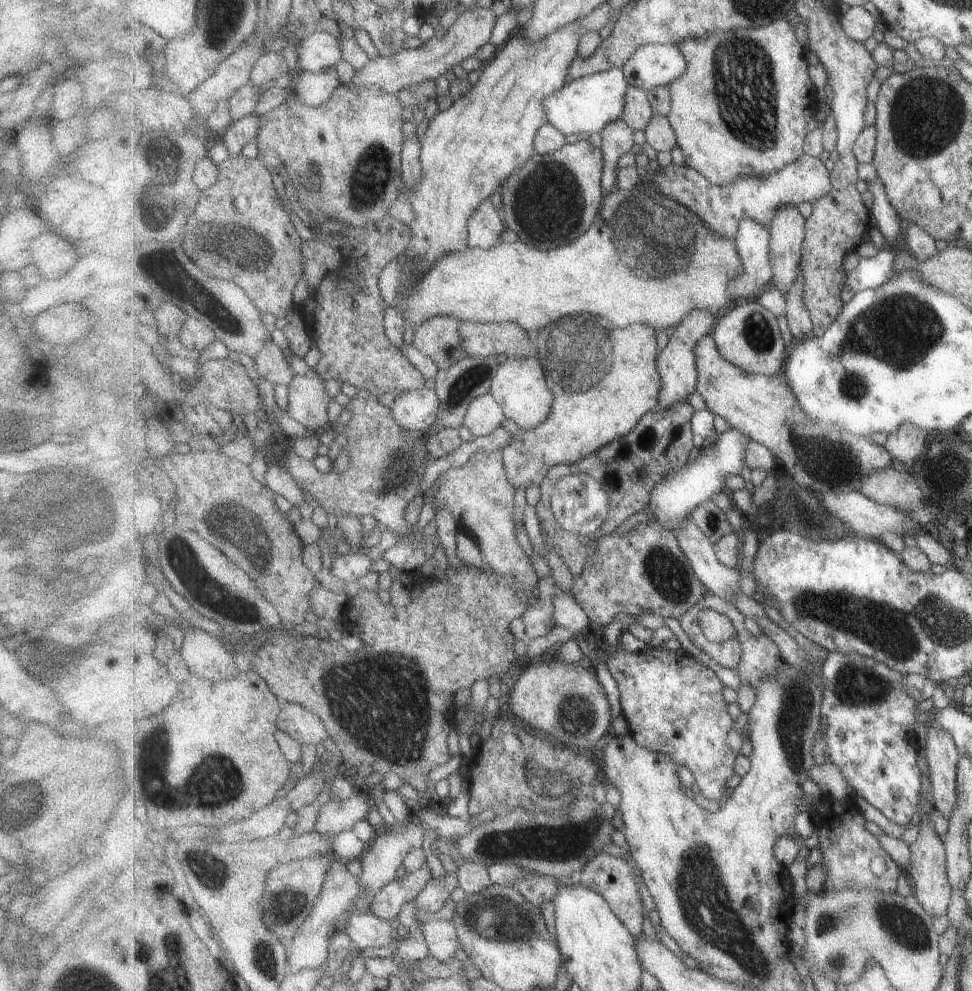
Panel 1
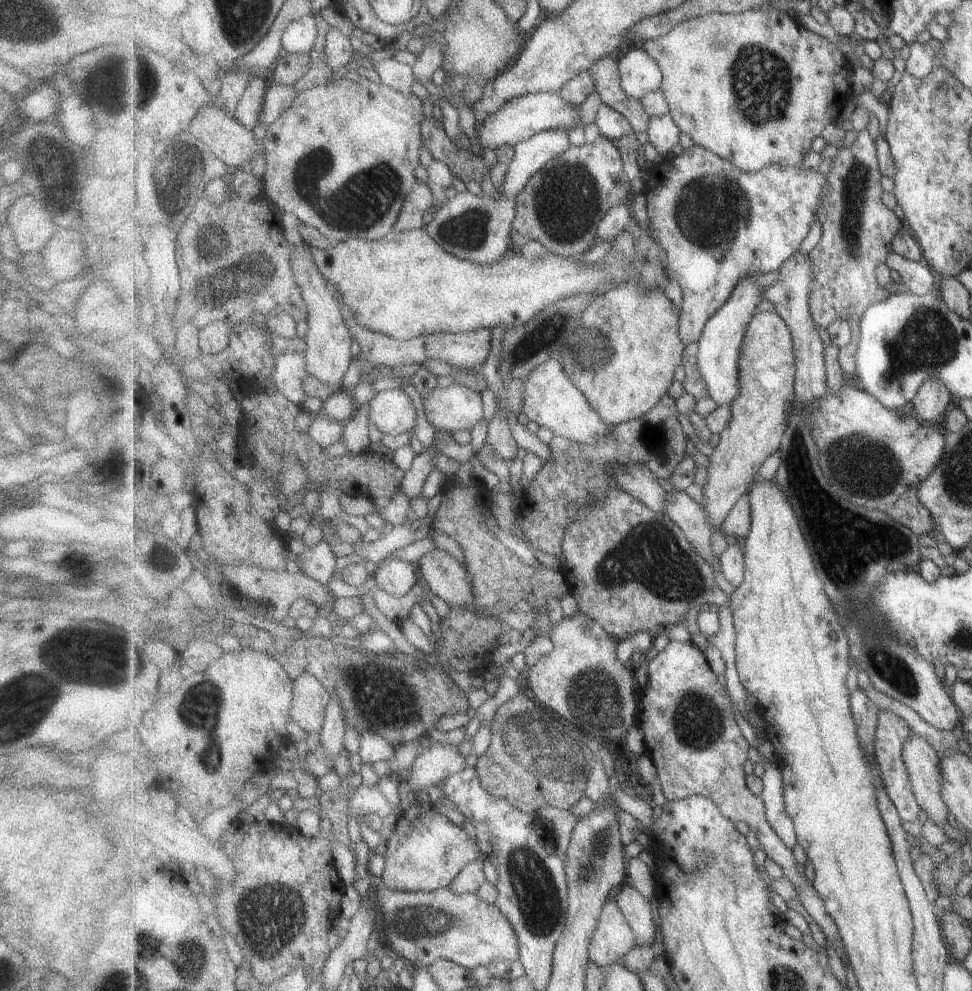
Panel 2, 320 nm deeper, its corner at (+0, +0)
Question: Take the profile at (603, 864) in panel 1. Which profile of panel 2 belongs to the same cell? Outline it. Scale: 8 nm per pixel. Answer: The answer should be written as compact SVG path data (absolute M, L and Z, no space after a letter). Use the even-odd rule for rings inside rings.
M614 894L606 902L589 947L589 956L603 970L627 956L638 945L637 935Z

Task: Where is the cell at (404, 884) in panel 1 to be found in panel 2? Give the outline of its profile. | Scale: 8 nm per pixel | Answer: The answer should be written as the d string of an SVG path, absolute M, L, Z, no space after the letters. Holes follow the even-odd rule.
M418 802L400 813L395 832L387 840L385 849L385 867L382 872L382 882L390 887L404 891L434 891L450 888L454 878L481 854L476 838L471 838L468 832L451 822L443 813L443 802Z

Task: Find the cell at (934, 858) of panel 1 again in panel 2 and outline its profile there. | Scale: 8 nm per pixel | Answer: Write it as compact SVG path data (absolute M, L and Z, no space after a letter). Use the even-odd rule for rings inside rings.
M913 733L912 736L909 737L907 744L904 746L904 761L908 768L917 802L920 802L923 810L923 820L934 822L937 826L945 826L950 810L945 804L941 794L940 754L935 750L934 746L931 746L931 744L923 738L923 736Z

